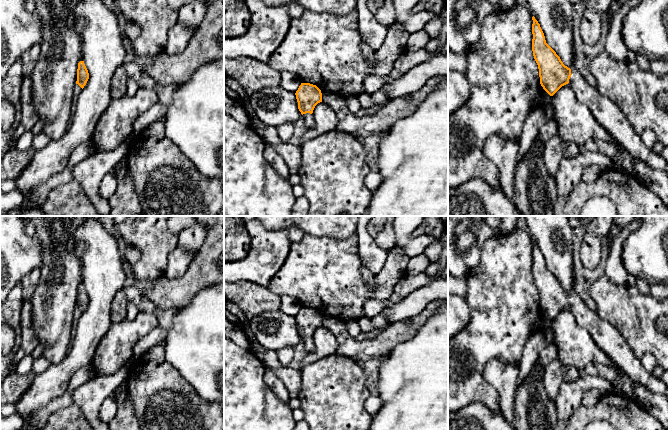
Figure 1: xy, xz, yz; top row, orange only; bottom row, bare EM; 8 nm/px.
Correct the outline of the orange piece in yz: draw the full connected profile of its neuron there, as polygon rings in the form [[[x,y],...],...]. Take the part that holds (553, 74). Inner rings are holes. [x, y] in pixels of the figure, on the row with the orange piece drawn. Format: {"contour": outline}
{"contour": [[[534,16],[532,20],[532,51],[543,89],[553,96],[562,86],[569,83],[577,100],[589,108],[596,121],[623,149],[649,167],[664,170],[667,162],[660,154],[651,152],[644,145],[640,135],[634,131],[621,109],[591,87],[577,70],[565,66],[556,52],[546,43],[540,24]]]}

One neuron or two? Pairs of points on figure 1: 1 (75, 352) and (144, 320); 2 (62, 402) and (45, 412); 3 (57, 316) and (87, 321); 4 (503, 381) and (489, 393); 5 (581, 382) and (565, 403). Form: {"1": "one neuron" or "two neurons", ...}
{"1": "two neurons", "2": "one neuron", "3": "two neurons", "4": "two neurons", "5": "one neuron"}

